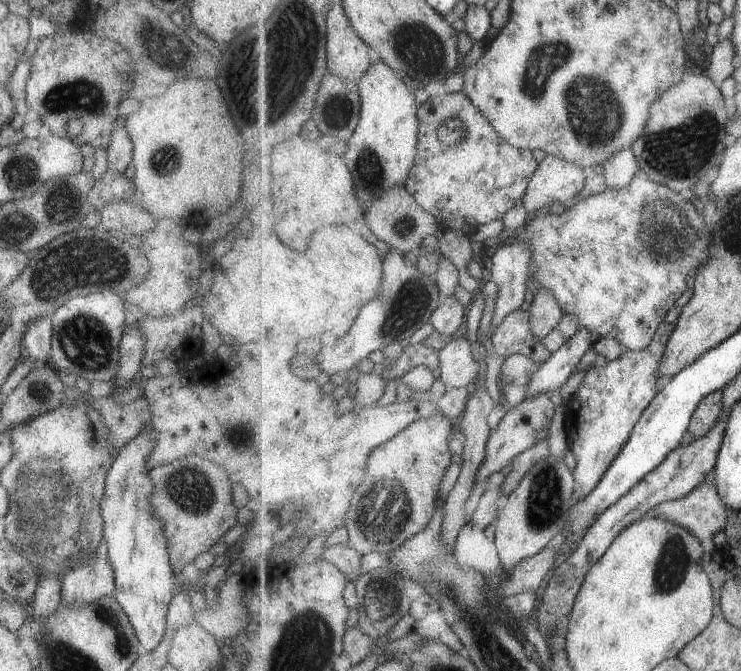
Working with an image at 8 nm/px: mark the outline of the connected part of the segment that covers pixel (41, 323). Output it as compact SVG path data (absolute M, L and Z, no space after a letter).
M45 315L27 322L22 334L23 353L37 365L47 362L50 356L51 319Z

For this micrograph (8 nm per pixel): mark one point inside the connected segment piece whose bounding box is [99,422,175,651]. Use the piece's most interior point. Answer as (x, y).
(137, 552)

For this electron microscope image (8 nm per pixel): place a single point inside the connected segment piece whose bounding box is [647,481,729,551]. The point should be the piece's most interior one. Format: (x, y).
(703, 511)

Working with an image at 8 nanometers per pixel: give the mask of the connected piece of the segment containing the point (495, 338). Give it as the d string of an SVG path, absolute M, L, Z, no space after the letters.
M517 309L505 318L489 336L495 346L497 356L510 357L515 353L530 356L541 364L547 362L552 352L532 331L531 313Z

